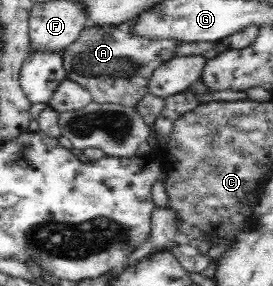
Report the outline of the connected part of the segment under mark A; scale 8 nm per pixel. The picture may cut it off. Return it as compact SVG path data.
M135 18L125 20L124 23L86 26L78 36L63 51L63 68L68 79L79 83L91 93L92 101L96 103L115 103L133 107L144 95L147 95L147 83L153 71L164 62L175 56L179 49L178 39L148 39L143 35L135 35Z

